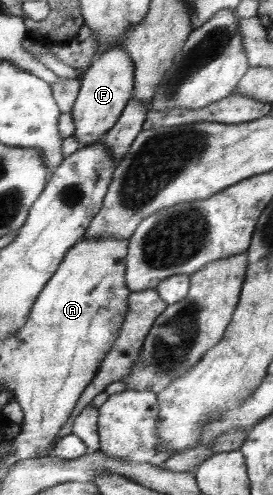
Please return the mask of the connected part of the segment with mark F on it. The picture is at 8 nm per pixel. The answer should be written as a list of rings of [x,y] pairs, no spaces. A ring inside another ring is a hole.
[[[122,42],[109,50],[98,52],[93,64],[80,76],[81,90],[72,110],[76,131],[74,136],[80,147],[100,142],[120,119],[135,91],[135,60]]]

